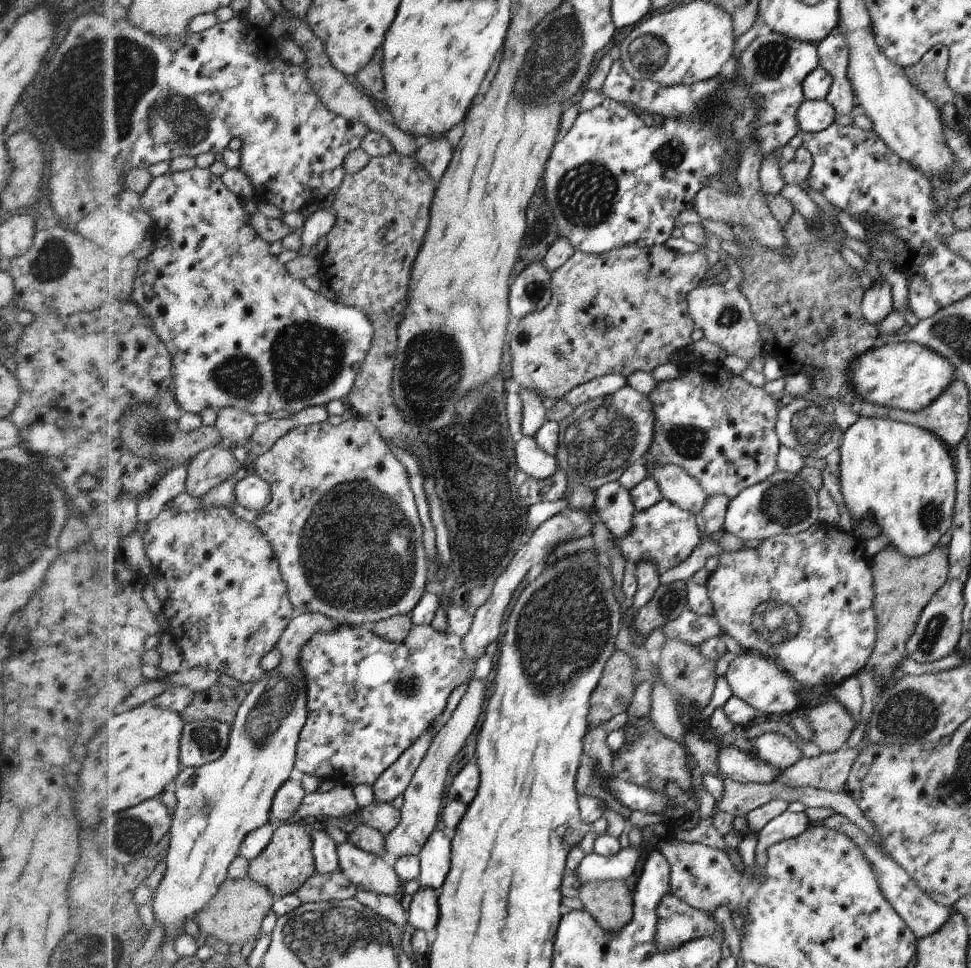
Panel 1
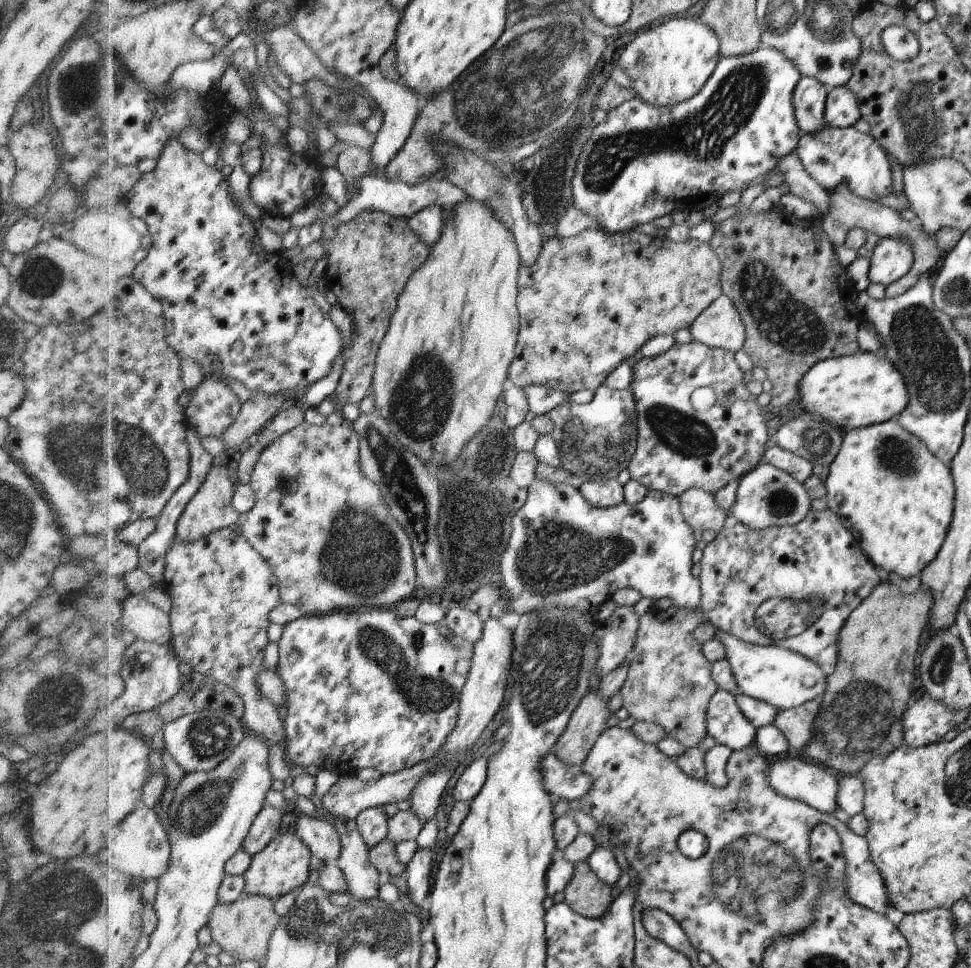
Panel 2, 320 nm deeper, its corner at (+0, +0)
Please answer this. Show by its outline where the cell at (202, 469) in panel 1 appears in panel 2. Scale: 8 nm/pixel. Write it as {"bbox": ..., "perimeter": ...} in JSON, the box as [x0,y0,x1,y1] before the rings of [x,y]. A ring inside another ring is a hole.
{"bbox":[177,459,242,542],"perimeter":[[[227,459],[217,462],[200,492],[186,508],[186,512],[184,512],[184,516],[182,516],[178,525],[177,536],[180,539],[196,542],[209,537],[213,532],[228,527],[239,527],[242,514],[234,506],[236,486],[227,466]]]}

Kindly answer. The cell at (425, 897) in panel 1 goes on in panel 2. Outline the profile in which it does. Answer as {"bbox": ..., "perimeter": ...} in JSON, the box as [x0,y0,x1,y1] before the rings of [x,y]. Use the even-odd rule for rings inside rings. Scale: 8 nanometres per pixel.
{"bbox":[402,849,432,907],"perimeter":[[[420,849],[407,864],[402,882],[408,884],[409,896],[414,904],[422,907],[424,899],[430,894],[430,874],[432,874],[432,852]]]}

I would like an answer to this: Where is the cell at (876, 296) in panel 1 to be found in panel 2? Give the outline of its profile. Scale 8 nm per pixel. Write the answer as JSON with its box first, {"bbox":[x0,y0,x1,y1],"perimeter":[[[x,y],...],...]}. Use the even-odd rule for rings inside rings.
{"bbox":[869,237,914,285],"perimeter":[[[902,237],[881,238],[874,247],[869,266],[869,282],[891,285],[914,264],[911,243]]]}

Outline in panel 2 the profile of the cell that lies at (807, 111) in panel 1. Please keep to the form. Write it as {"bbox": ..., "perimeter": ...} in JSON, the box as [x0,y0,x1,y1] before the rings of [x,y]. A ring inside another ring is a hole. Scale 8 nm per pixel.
{"bbox":[826,86,862,127],"perimeter":[[[847,86],[830,90],[826,102],[826,121],[828,127],[851,127],[862,118],[859,97]]]}

